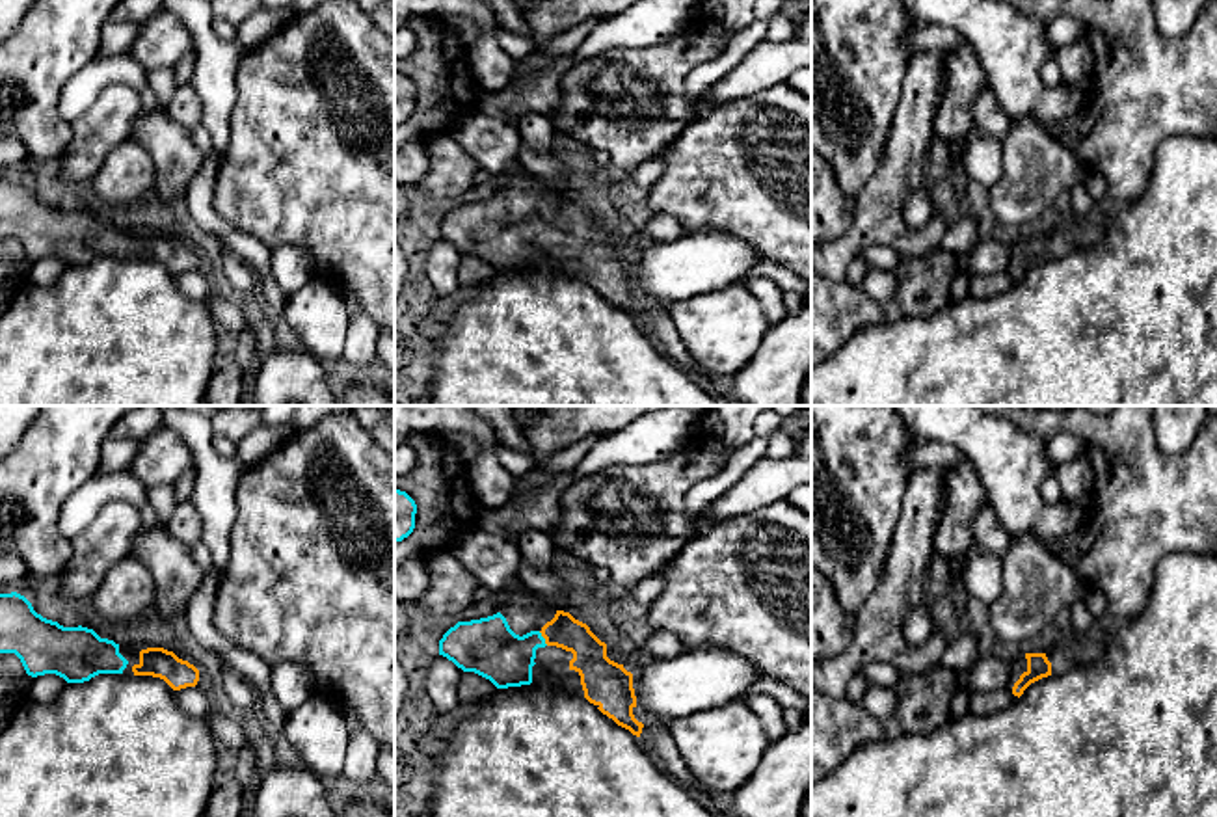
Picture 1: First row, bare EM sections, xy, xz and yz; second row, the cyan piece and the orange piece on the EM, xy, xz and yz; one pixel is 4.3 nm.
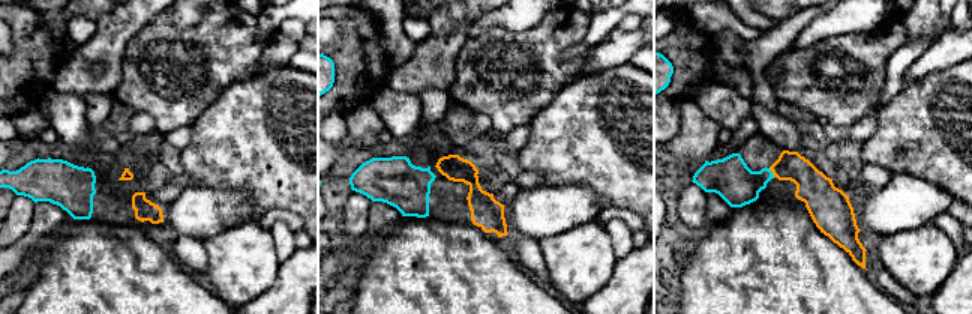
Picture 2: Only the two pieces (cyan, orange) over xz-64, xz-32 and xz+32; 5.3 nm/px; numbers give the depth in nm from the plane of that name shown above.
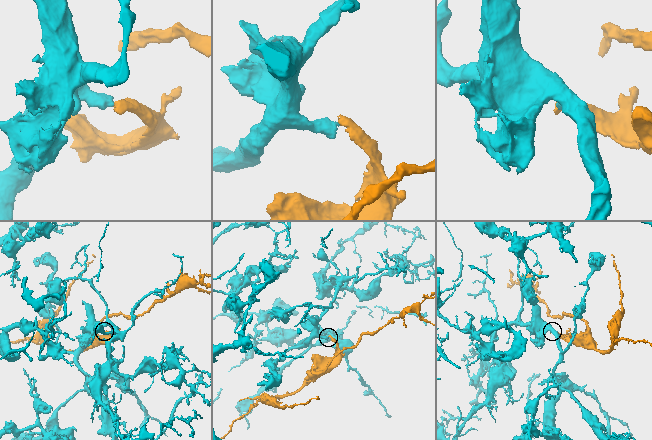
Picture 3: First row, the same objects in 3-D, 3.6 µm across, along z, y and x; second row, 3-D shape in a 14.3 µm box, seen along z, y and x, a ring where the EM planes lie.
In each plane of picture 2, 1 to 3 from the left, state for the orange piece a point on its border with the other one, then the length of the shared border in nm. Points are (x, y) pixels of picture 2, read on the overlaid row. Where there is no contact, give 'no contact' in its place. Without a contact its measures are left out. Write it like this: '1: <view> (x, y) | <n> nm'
1: no contact
2: no contact
3: xz+32 (771, 173) | 60 nm

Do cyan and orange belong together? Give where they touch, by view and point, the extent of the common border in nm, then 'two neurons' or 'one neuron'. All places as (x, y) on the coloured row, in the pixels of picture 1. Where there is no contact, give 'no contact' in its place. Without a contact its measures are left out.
meets cyan in xz at (544, 639); contact 80 nm long; one neuron

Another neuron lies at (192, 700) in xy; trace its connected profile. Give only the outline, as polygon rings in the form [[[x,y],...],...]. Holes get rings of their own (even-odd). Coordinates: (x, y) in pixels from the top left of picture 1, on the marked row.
[[[197,687],[175,690],[175,702],[186,715],[201,720],[214,709],[212,702]]]

